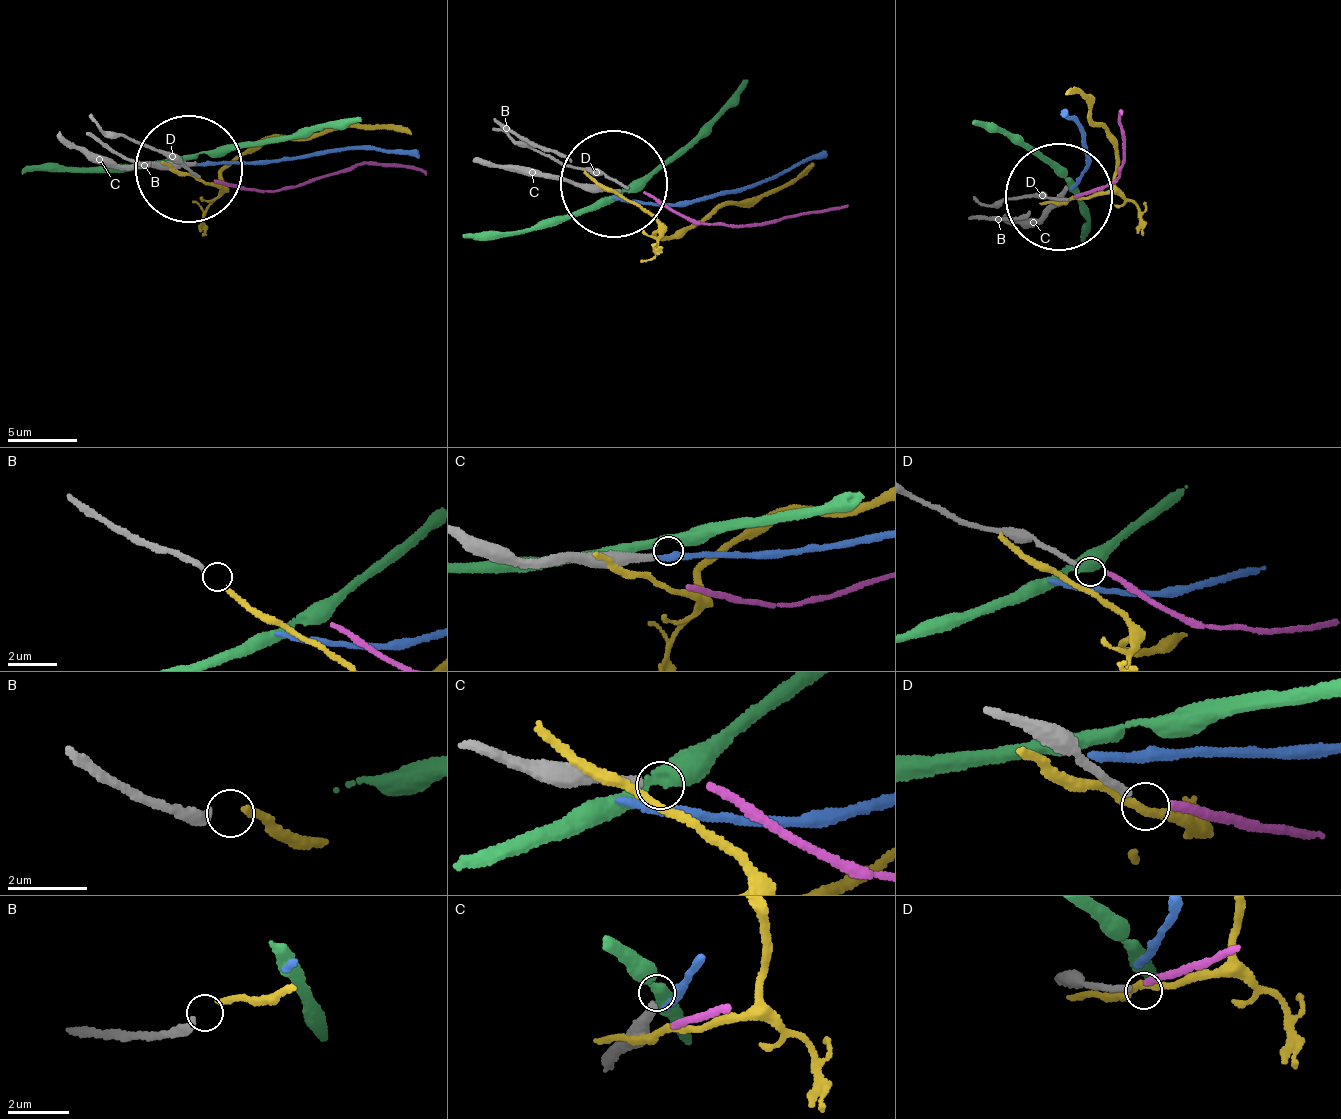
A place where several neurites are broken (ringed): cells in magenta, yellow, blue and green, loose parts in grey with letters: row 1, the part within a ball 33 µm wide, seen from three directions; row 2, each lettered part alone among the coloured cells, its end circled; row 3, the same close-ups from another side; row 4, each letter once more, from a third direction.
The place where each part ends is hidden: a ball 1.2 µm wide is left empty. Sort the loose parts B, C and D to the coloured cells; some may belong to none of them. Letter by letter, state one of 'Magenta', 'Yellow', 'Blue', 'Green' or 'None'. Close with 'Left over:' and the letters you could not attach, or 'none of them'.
B: Yellow
C: None
D: Magenta
Left over: C

